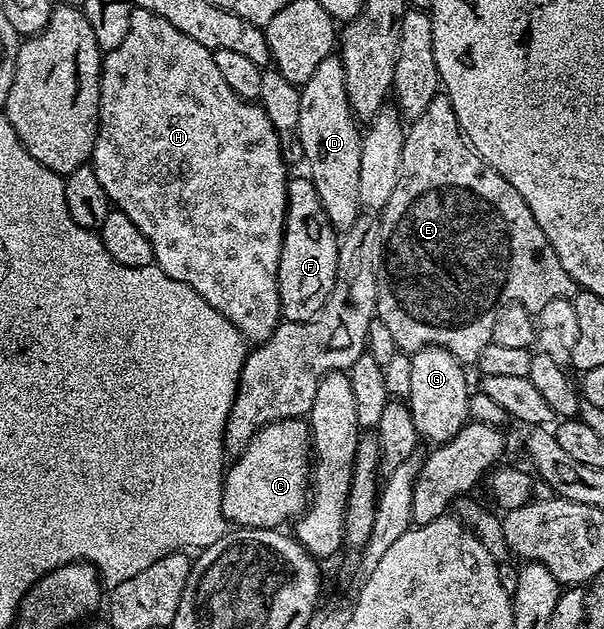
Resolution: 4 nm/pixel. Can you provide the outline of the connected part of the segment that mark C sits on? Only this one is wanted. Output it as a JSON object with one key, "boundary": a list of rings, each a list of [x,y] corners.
{"boundary":[[[304,418],[284,419],[258,427],[249,444],[228,464],[221,485],[221,517],[237,527],[280,528],[281,523],[296,520],[311,498],[311,436]]]}

